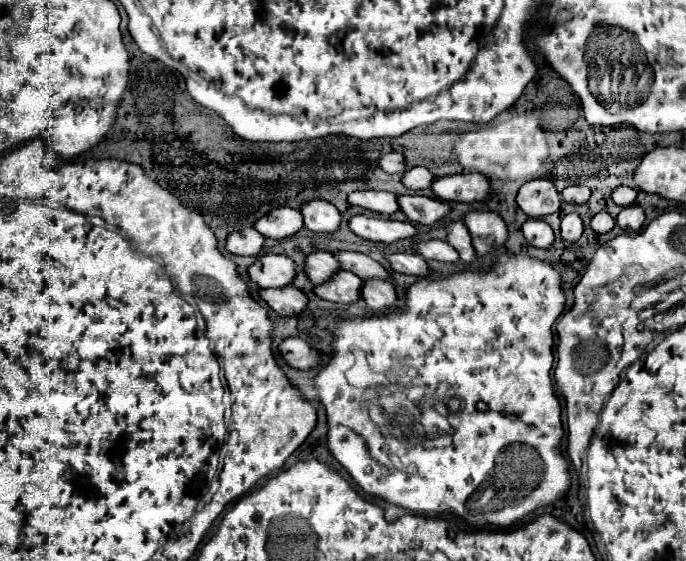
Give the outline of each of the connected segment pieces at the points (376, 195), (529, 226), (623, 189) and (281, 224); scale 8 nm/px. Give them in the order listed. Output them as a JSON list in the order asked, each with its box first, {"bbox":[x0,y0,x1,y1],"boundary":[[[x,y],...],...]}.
[{"bbox":[347,190,399,214],"boundary":[[[355,190],[347,196],[349,204],[353,206],[361,206],[361,208],[367,208],[371,212],[377,212],[377,214],[393,214],[399,210],[399,204],[397,204],[397,196],[391,194],[391,192],[375,192],[375,190]]]},{"bbox":[523,218,553,248],"boundary":[[[535,218],[527,220],[523,224],[523,234],[527,242],[537,248],[549,248],[553,244],[553,230],[545,220],[535,220]]]},{"bbox":[613,186,637,206],"boundary":[[[617,186],[613,190],[613,202],[619,206],[631,206],[635,202],[635,196],[637,196],[637,190],[629,186]]]},{"bbox":[255,208,303,240],"boundary":[[[275,208],[271,210],[267,216],[259,218],[255,222],[255,230],[267,238],[275,238],[275,240],[281,240],[281,238],[289,238],[293,236],[295,232],[299,232],[303,228],[303,218],[299,214],[299,210],[293,210],[293,208]]]}]

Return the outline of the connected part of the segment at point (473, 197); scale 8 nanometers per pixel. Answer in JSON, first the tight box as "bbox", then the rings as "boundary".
{"bbox":[431,174,491,202],"boundary":[[[453,174],[435,178],[431,190],[445,202],[483,202],[491,196],[491,188],[481,174]]]}

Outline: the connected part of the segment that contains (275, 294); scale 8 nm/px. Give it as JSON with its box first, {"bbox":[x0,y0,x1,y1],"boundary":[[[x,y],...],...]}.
{"bbox":[259,286,307,316],"boundary":[[[295,286],[283,288],[265,288],[259,290],[259,296],[267,302],[267,306],[277,312],[279,316],[293,316],[299,314],[307,306],[307,296]]]}

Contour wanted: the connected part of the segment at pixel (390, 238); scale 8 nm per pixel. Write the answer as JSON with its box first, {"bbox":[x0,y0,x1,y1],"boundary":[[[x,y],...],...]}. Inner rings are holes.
{"bbox":[349,214,413,244],"boundary":[[[363,214],[351,216],[349,228],[357,236],[361,236],[365,240],[387,242],[387,244],[413,236],[413,226],[409,222],[399,222],[399,220],[389,220],[389,218],[375,218],[375,216],[363,216]]]}

